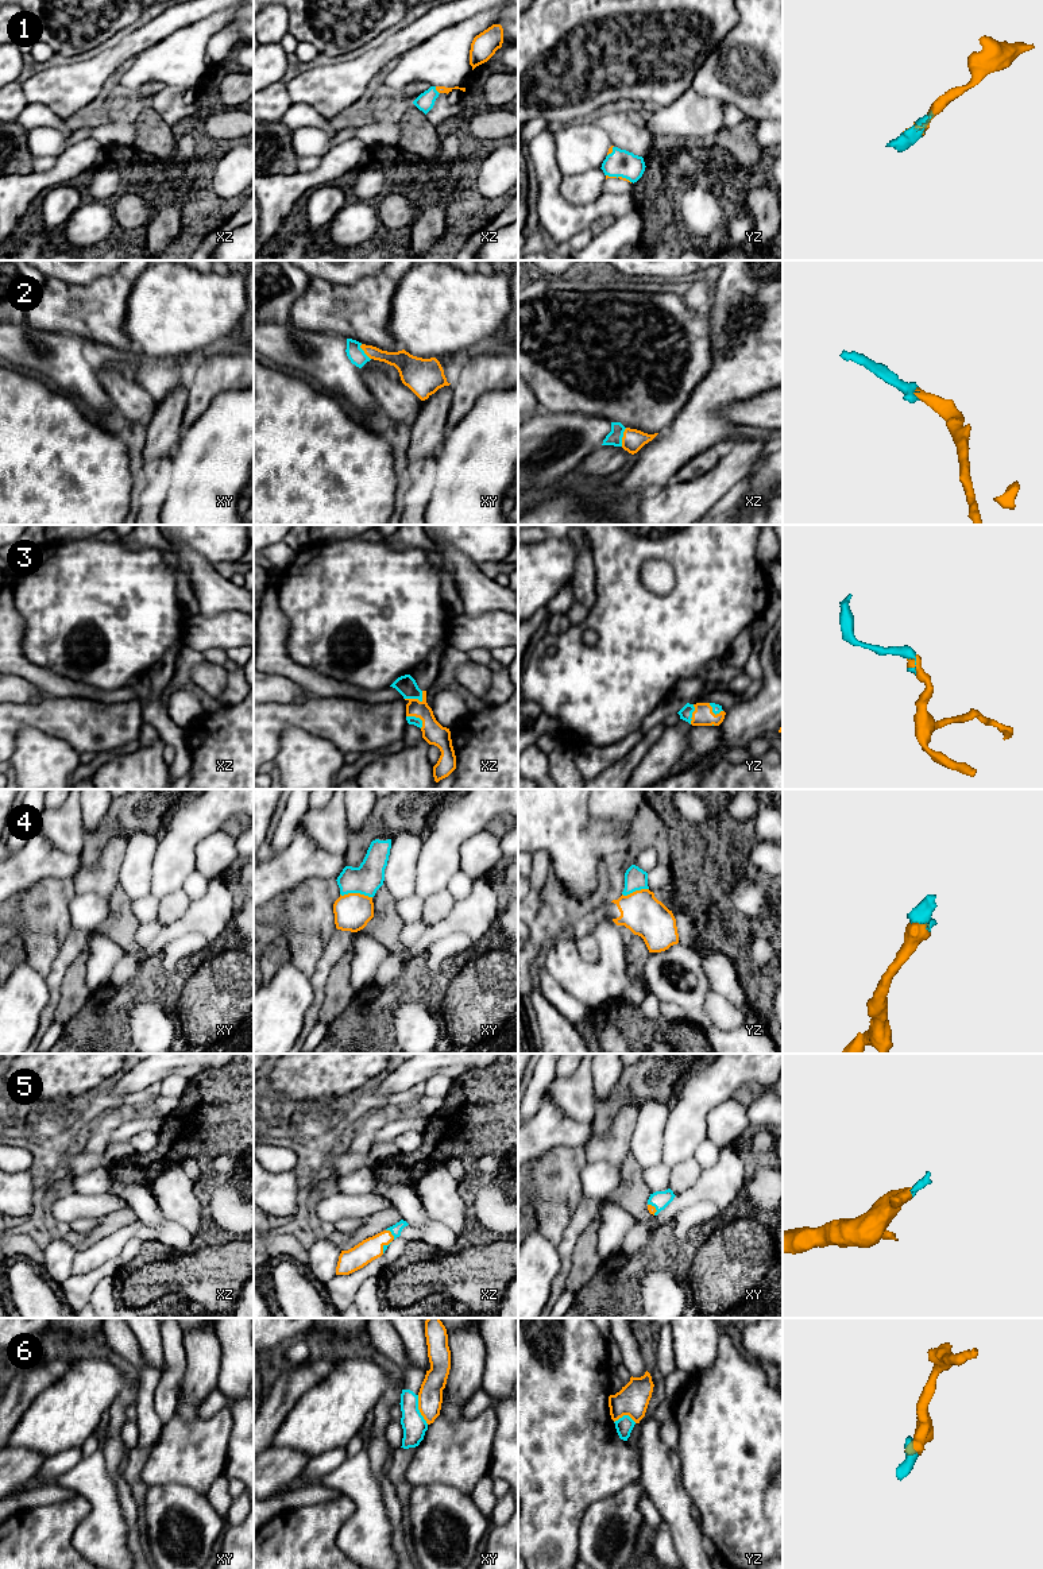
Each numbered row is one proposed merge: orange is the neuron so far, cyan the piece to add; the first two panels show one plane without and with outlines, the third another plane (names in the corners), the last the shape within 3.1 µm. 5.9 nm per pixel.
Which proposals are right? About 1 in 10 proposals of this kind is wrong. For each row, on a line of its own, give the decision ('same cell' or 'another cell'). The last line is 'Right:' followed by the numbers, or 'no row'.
1: same cell
2: same cell
3: same cell
4: same cell
5: same cell
6: another cell
Right: 1, 2, 3, 4, 5

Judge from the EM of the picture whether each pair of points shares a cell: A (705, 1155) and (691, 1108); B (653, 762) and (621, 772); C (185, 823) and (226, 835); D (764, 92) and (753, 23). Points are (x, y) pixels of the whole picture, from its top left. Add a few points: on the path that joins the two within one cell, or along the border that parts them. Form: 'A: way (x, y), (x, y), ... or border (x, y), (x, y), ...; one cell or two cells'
A: border (706, 1137), (692, 1155); two cells
B: border (655, 742), (630, 775); two cells
C: border (227, 826), (208, 834), (197, 845), (194, 856); two cells
D: way (738, 96), (719, 78), (719, 53), (727, 45); one cell

